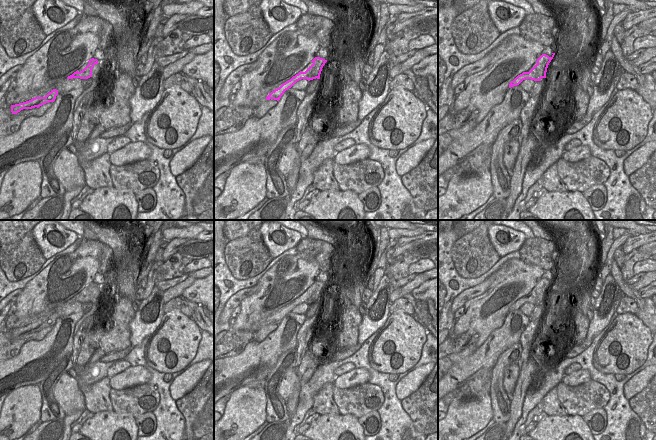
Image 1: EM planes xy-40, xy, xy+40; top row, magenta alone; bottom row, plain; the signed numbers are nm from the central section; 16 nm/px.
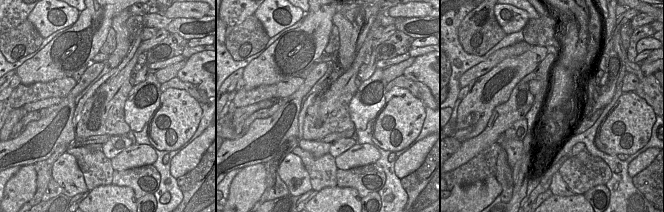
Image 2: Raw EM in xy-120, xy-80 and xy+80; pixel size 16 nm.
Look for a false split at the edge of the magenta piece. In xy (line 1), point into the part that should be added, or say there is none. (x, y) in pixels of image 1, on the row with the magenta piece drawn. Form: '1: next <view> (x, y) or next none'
1: next none

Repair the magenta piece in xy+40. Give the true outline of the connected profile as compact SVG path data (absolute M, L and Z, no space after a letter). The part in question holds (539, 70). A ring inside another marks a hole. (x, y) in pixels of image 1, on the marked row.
M555 53L549 57L546 54L542 54L537 59L537 64L529 71L523 72L522 74L518 75L513 81L510 82L509 88L519 85L525 79L531 79L534 81L541 81L542 78L546 78L546 72L549 63L553 59Z

